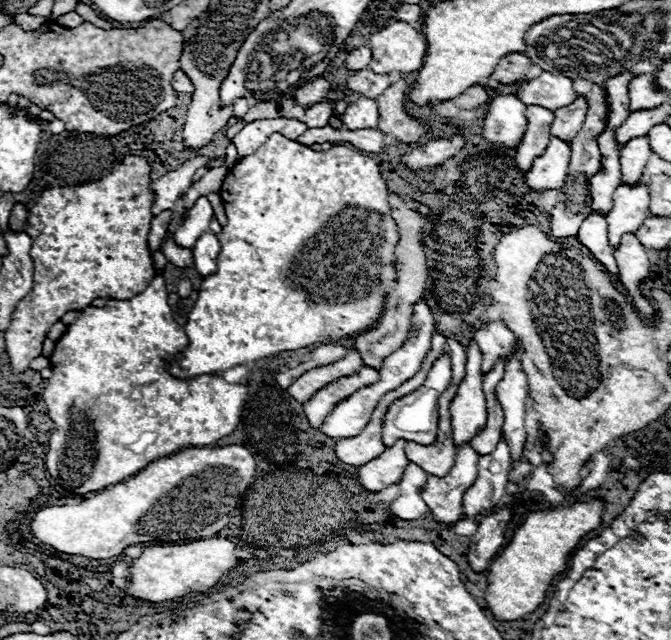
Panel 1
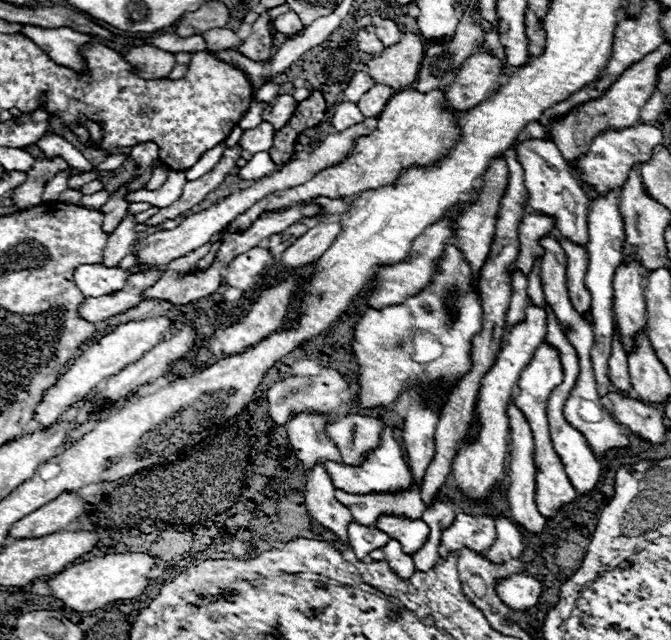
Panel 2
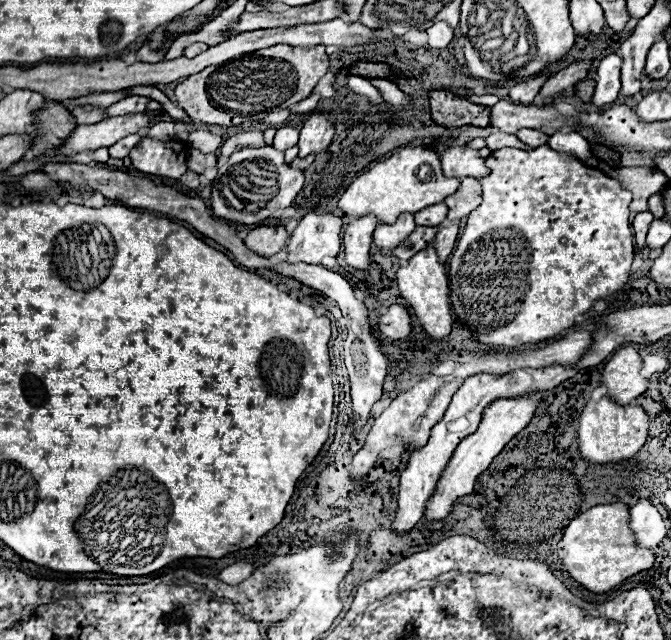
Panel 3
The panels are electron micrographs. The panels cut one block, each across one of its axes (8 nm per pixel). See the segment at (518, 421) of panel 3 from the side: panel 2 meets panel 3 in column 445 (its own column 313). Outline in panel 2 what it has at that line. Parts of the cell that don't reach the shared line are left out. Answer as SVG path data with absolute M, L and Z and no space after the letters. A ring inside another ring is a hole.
M314 466L314 470L306 476L306 486L304 486L304 498L306 498L306 508L310 516L330 532L334 532L346 546L348 542L348 524L352 520L348 508L344 508L336 496L334 496L334 486L330 476L326 474L324 466Z

